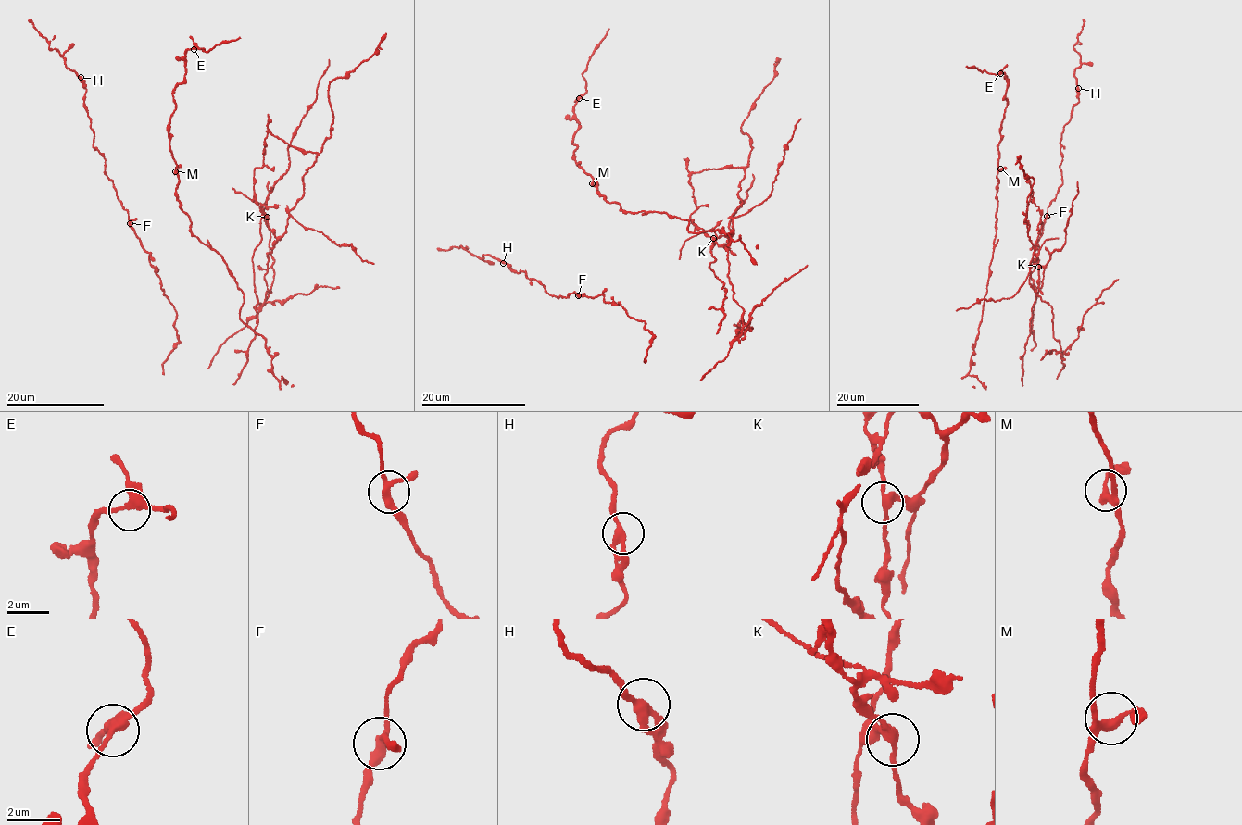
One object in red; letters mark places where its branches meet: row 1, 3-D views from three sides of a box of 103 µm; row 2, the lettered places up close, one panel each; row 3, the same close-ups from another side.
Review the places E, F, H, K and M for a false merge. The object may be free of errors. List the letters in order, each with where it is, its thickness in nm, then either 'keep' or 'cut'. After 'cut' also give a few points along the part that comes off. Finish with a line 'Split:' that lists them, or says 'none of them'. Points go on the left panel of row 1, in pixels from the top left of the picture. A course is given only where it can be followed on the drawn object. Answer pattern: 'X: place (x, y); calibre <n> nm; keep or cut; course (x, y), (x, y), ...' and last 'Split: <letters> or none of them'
E: place (194, 49); calibre 320 nm; keep
F: place (130, 223); calibre 280 nm; keep
H: place (81, 77); calibre 320 nm; keep
K: place (267, 217); calibre 260 nm; cut; course (267, 217), (255, 168), (269, 132), (317, 161), (267, 256), (260, 309), (274, 273), (268, 181)
M: place (175, 171); calibre 260 nm; keep
Split: K

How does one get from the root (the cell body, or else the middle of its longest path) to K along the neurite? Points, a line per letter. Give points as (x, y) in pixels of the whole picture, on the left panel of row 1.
K: (294, 206), (317, 155), (269, 132), (254, 177), (256, 204), (267, 217)

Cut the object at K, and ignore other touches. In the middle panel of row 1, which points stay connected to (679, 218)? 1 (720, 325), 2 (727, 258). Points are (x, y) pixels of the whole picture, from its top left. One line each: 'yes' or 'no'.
1: yes
2: no

